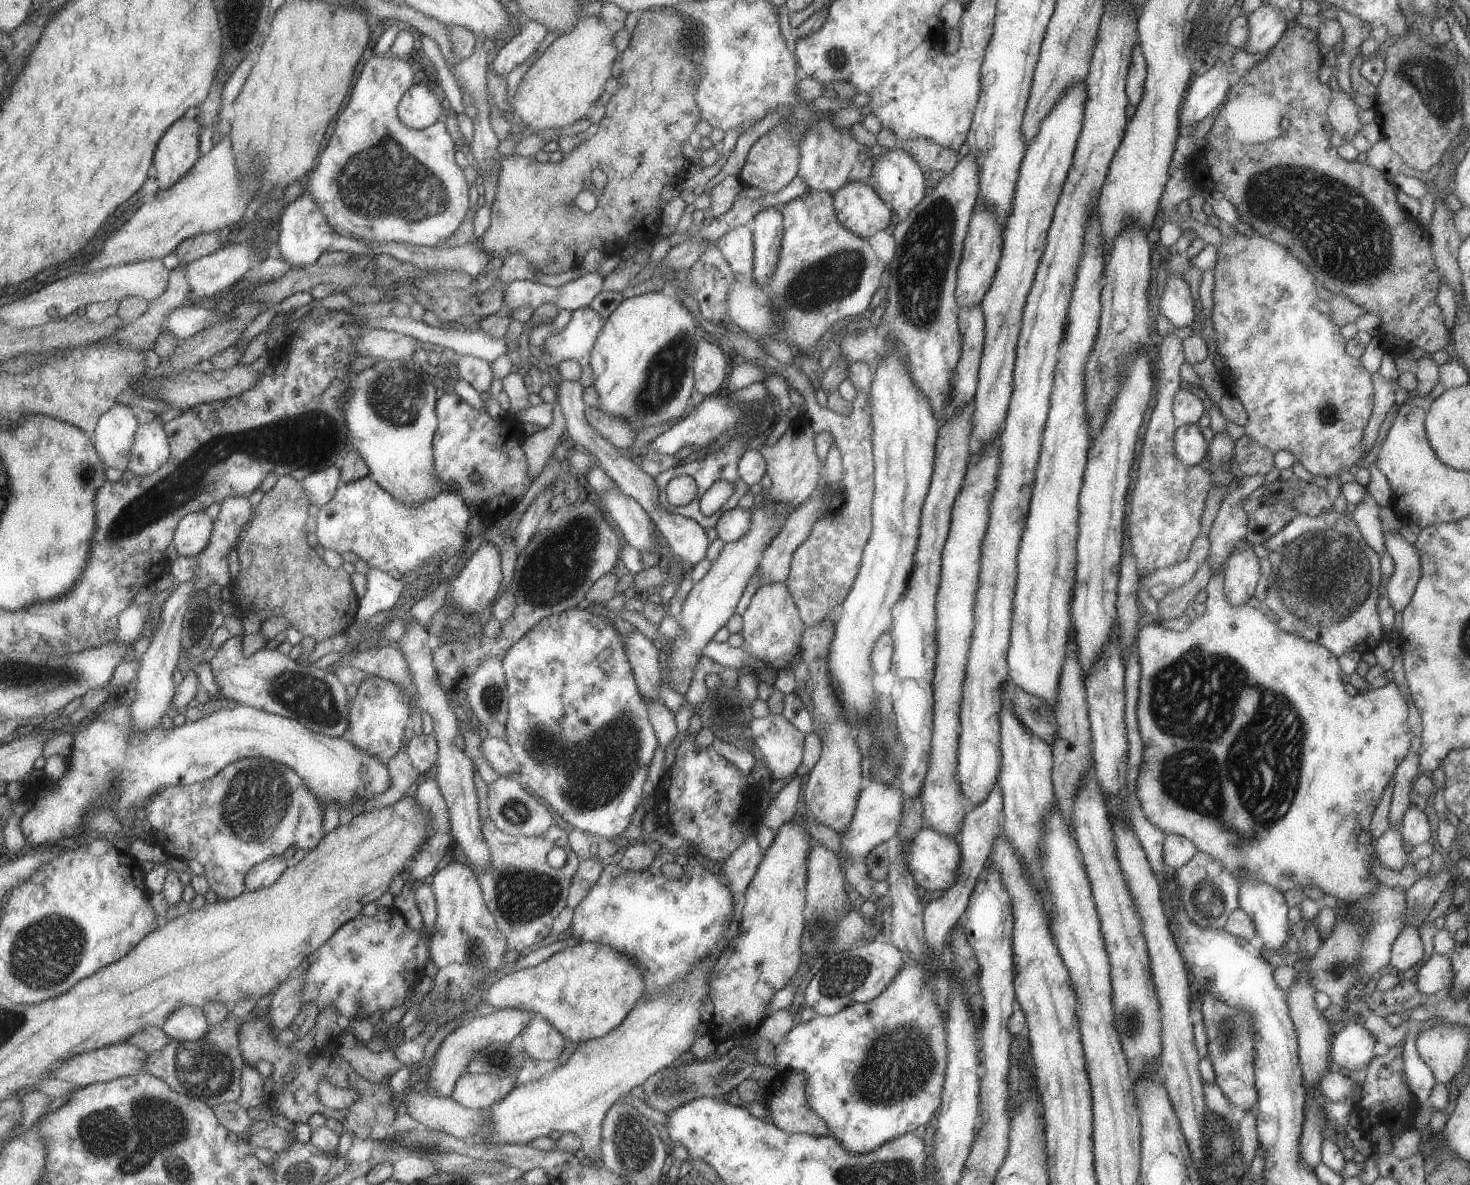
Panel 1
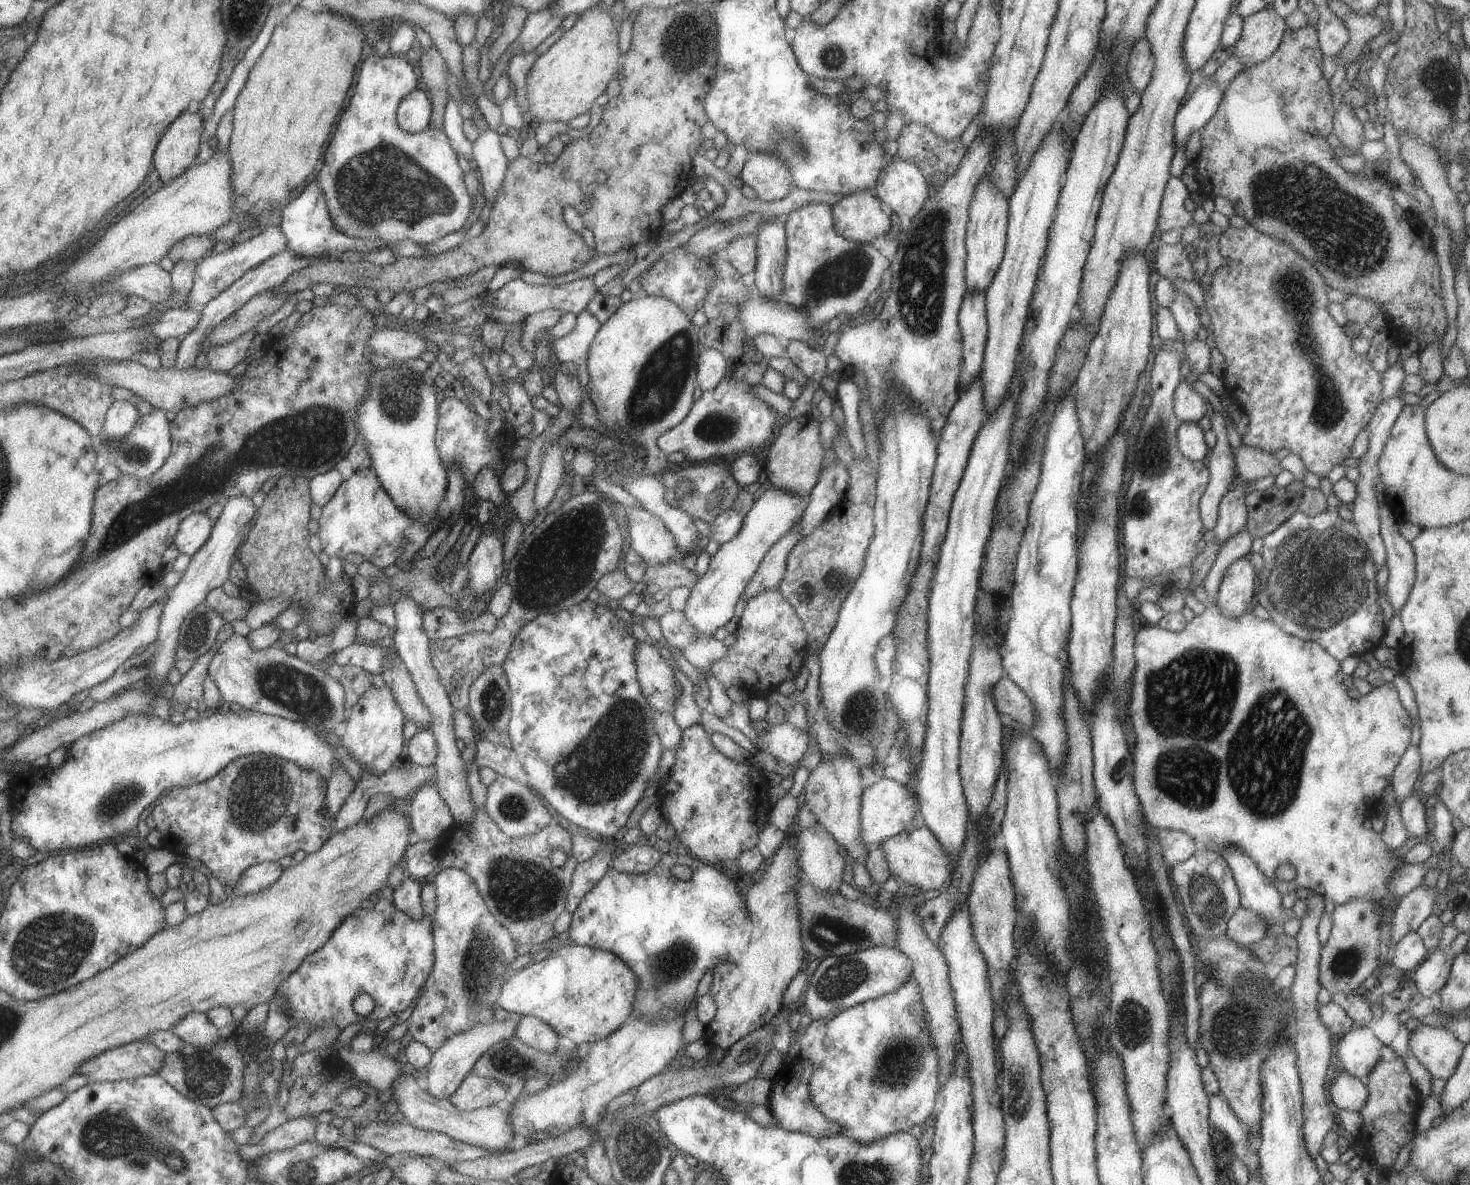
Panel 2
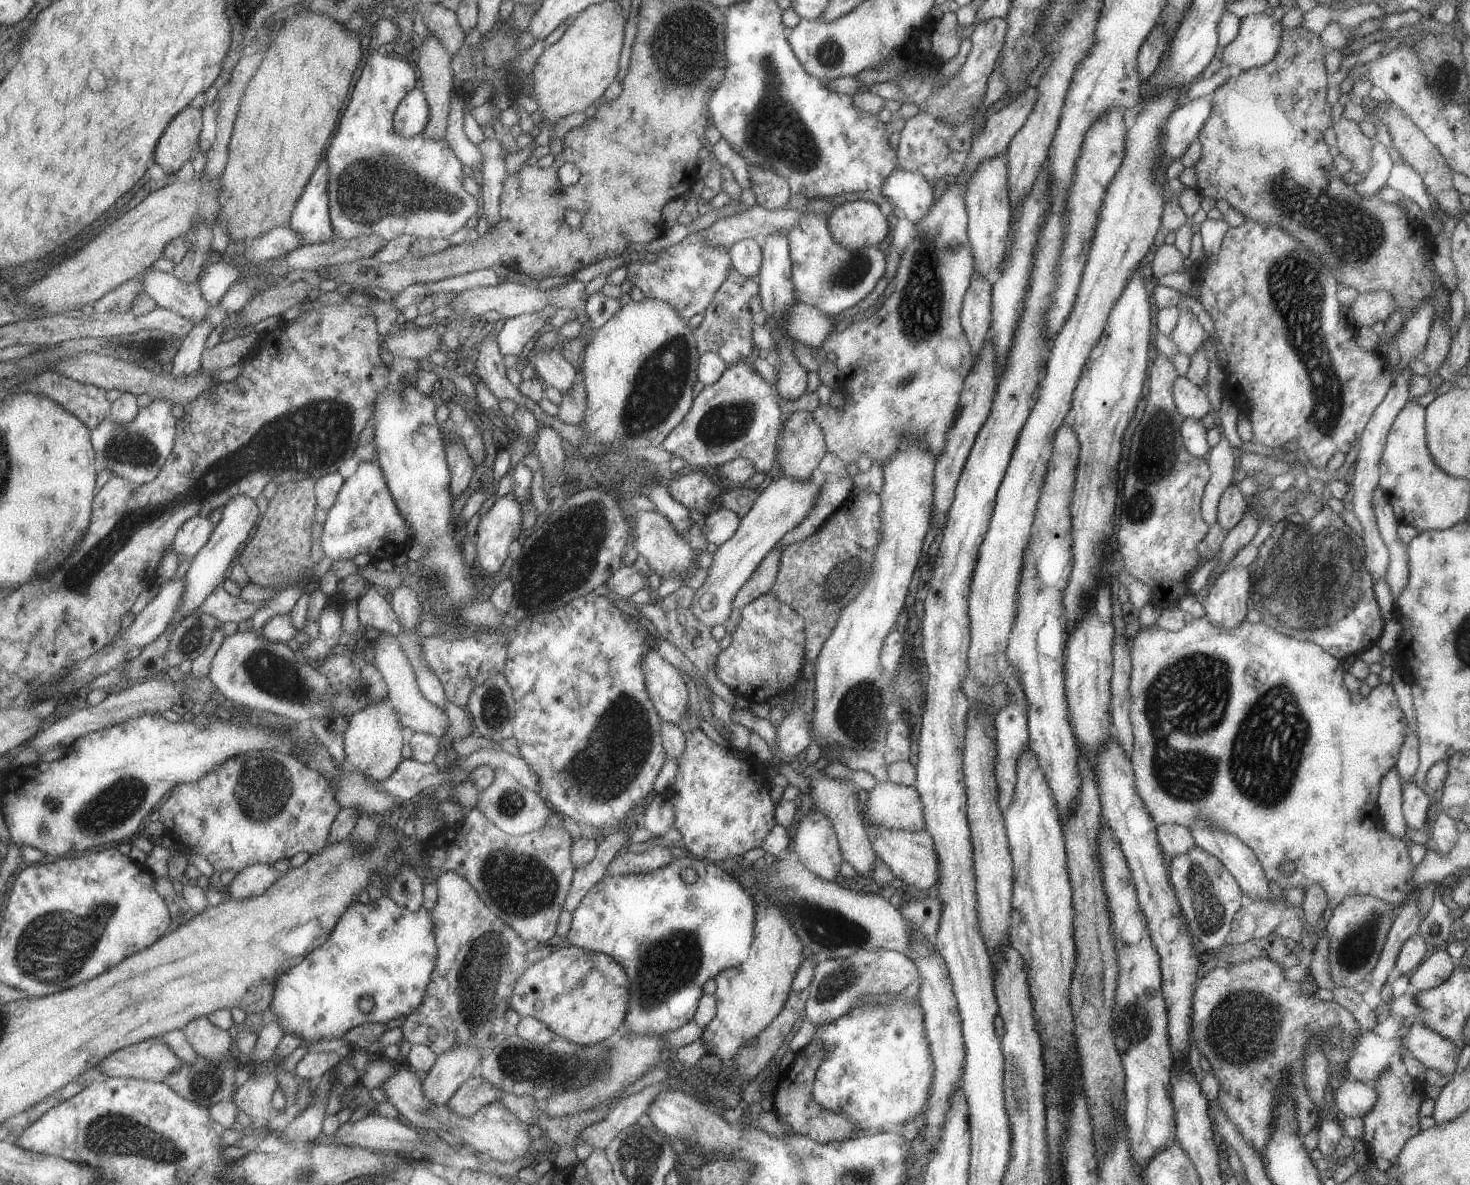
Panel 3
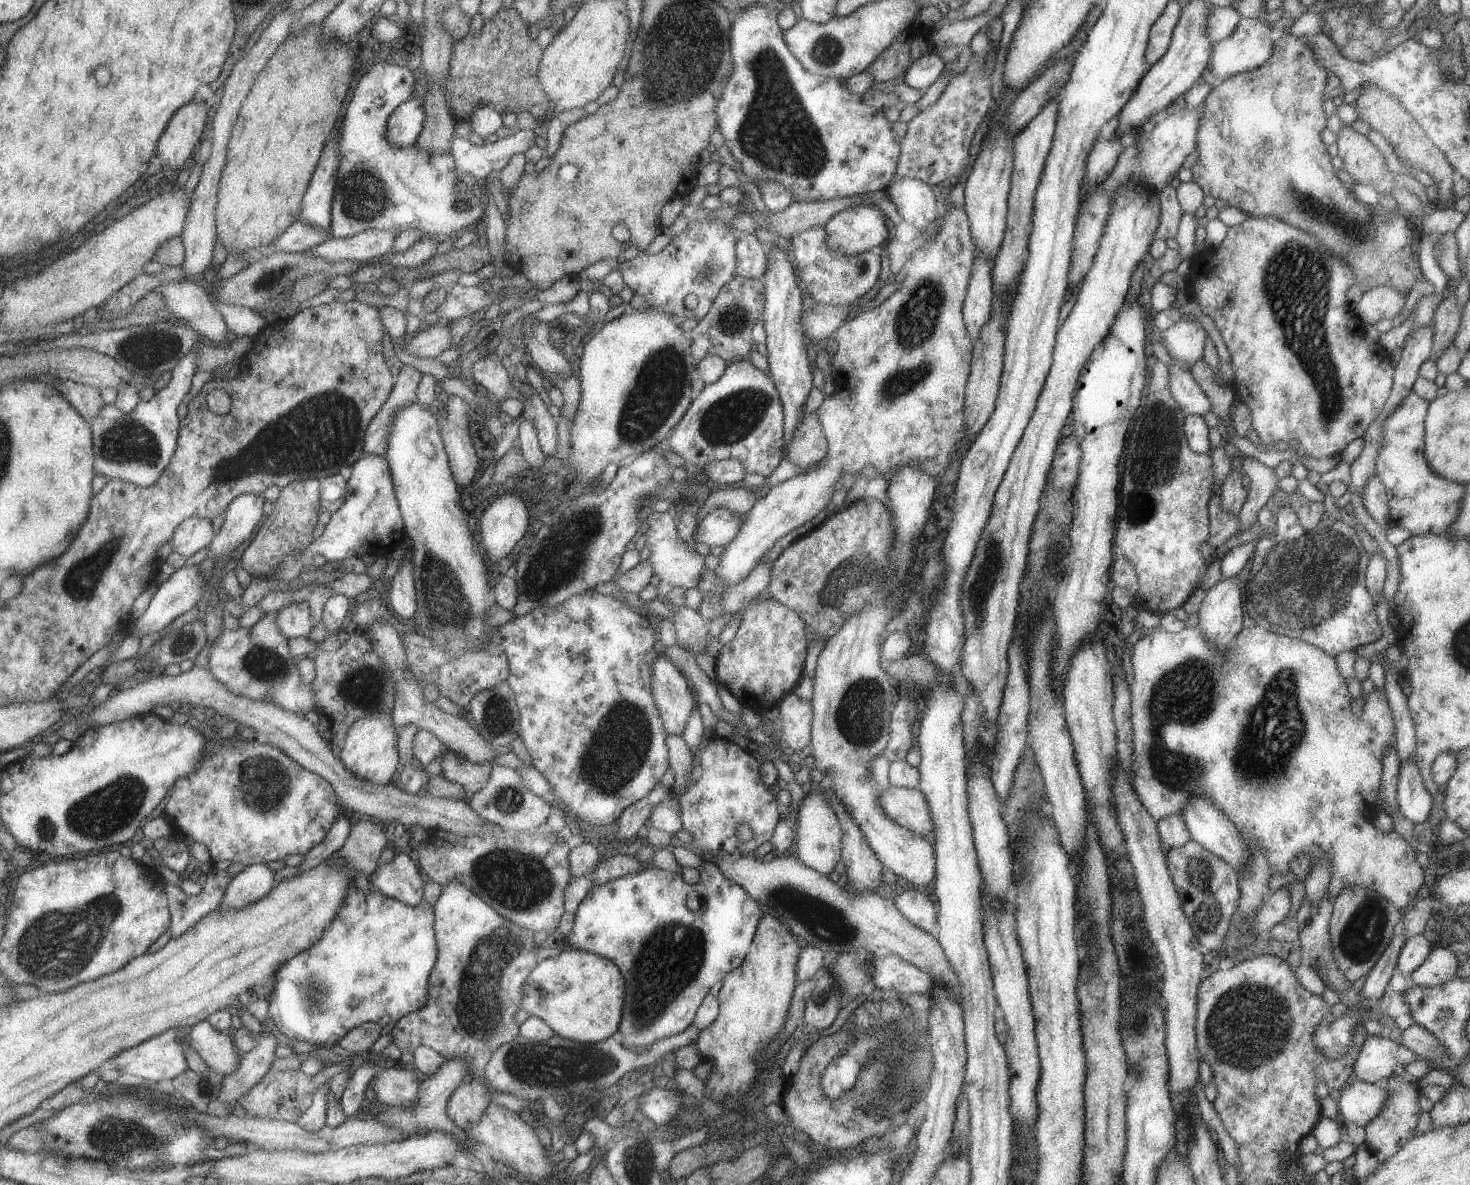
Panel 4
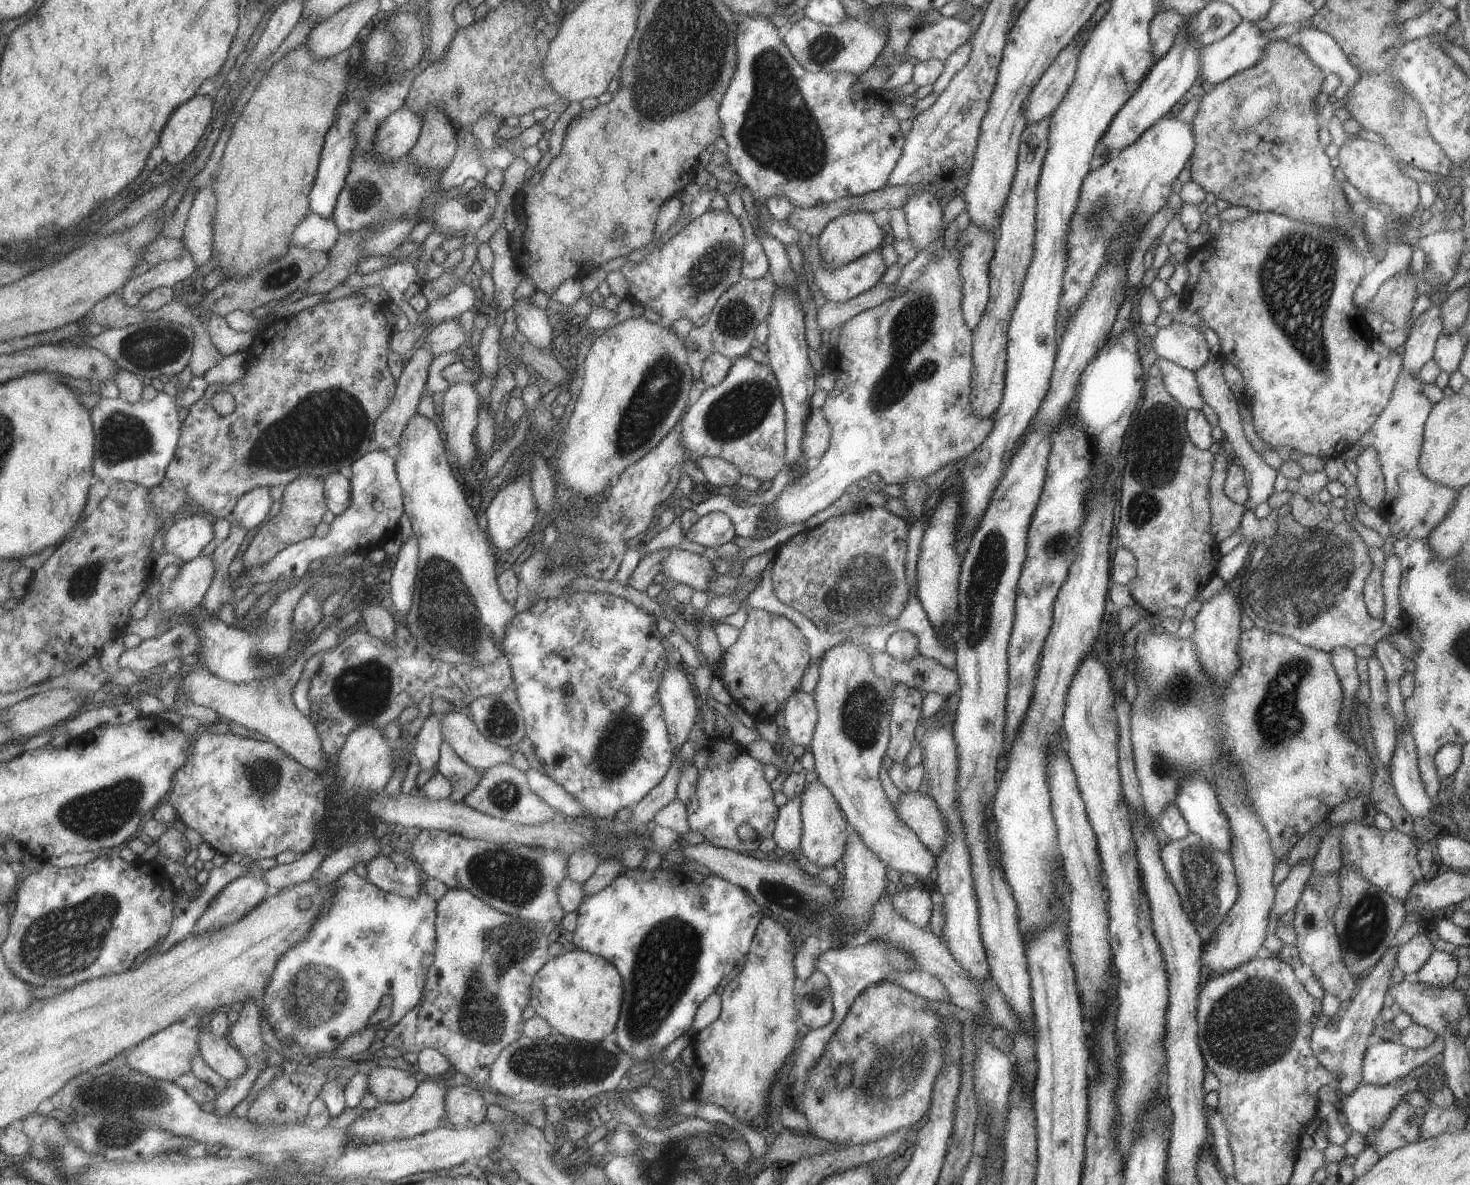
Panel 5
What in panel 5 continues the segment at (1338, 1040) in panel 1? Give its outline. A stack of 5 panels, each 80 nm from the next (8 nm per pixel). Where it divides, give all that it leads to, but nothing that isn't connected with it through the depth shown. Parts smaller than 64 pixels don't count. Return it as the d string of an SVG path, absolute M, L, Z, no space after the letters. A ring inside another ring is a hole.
M1437 1036L1431 1044L1417 1050L1388 1041L1369 1045L1362 1058L1362 1080L1367 1085L1397 1083L1409 1072L1418 1071L1439 1057L1443 1047L1443 1039Z

